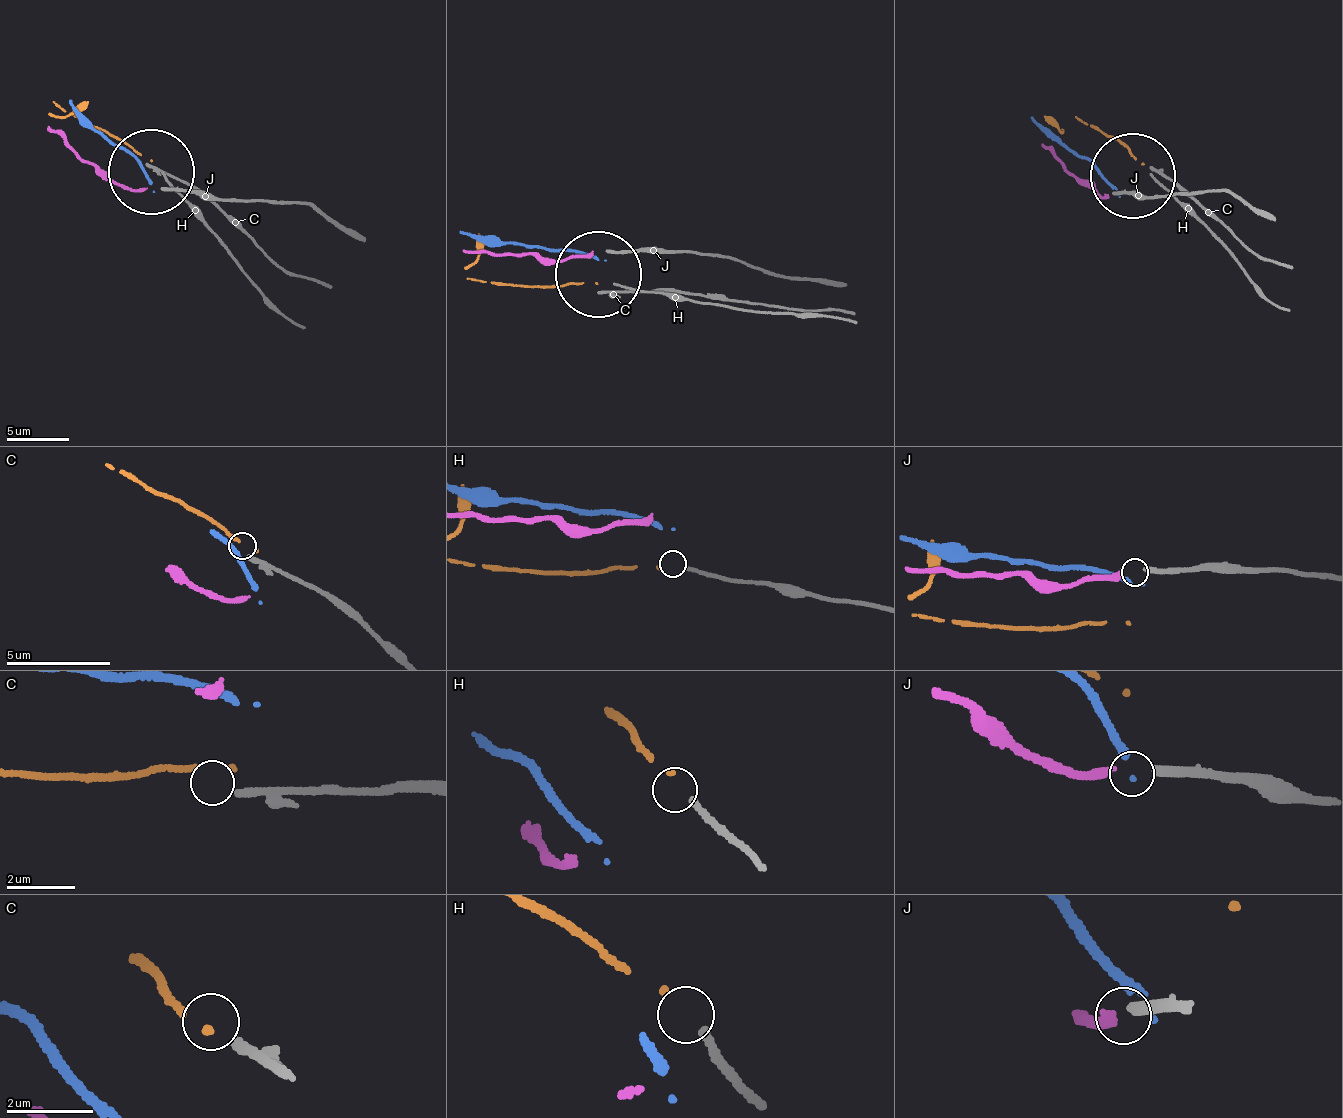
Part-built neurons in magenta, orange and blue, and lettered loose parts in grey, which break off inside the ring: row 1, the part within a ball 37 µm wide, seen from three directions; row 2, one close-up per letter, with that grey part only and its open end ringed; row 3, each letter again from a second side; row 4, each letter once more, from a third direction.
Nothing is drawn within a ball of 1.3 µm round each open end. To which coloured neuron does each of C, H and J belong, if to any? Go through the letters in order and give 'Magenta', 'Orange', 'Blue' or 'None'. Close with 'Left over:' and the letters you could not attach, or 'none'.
C: None
H: Orange
J: Magenta
Left over: C

